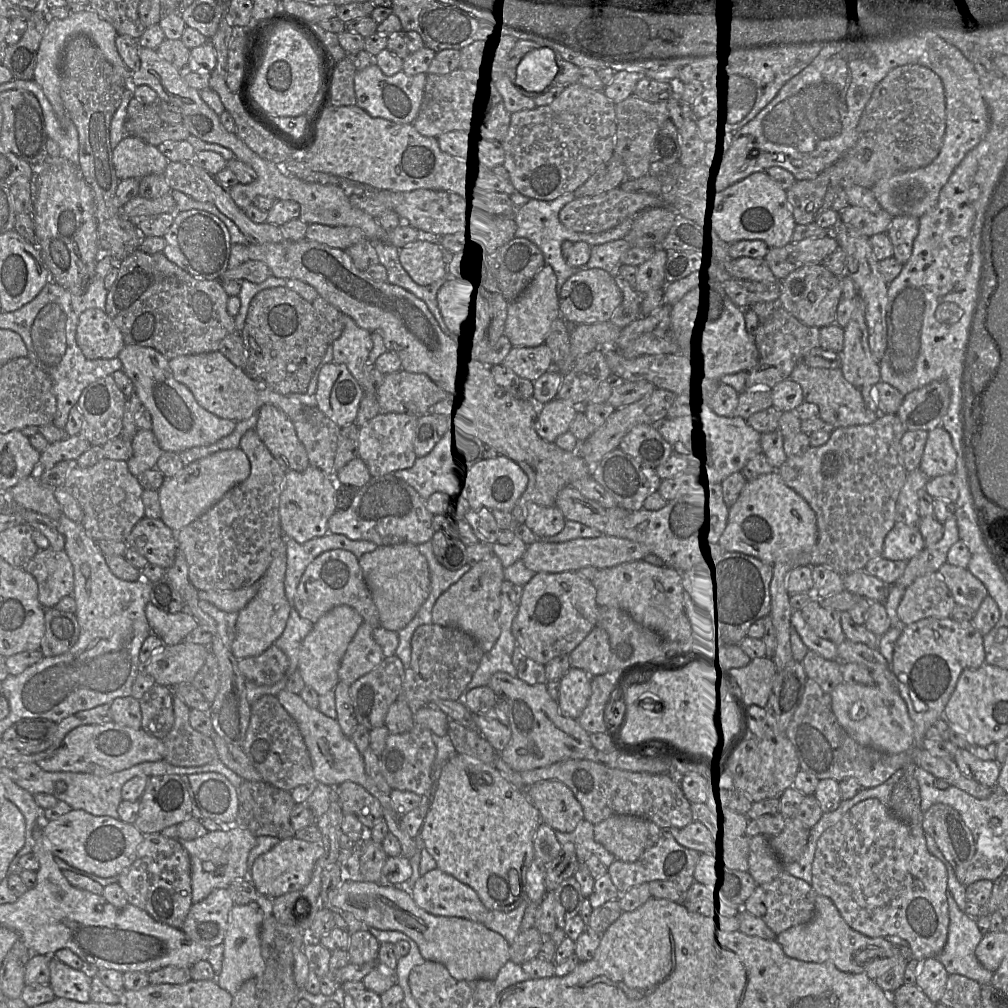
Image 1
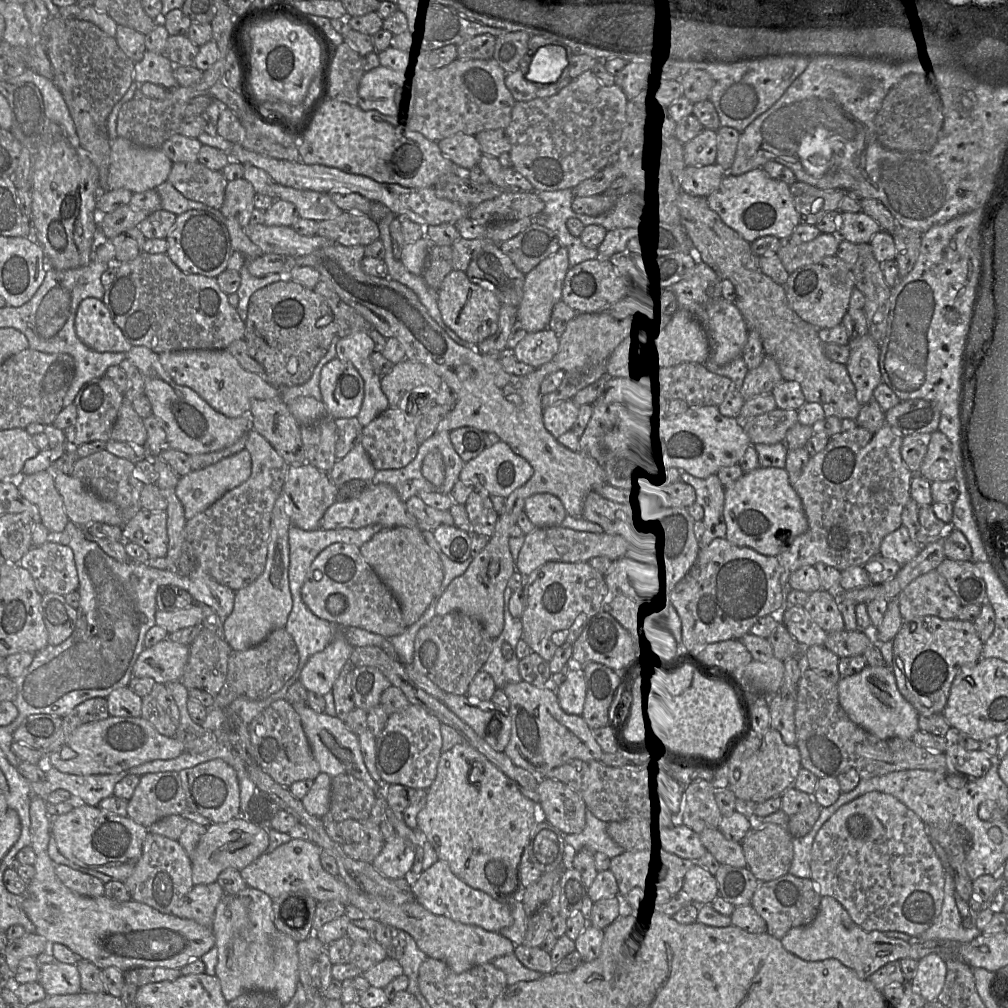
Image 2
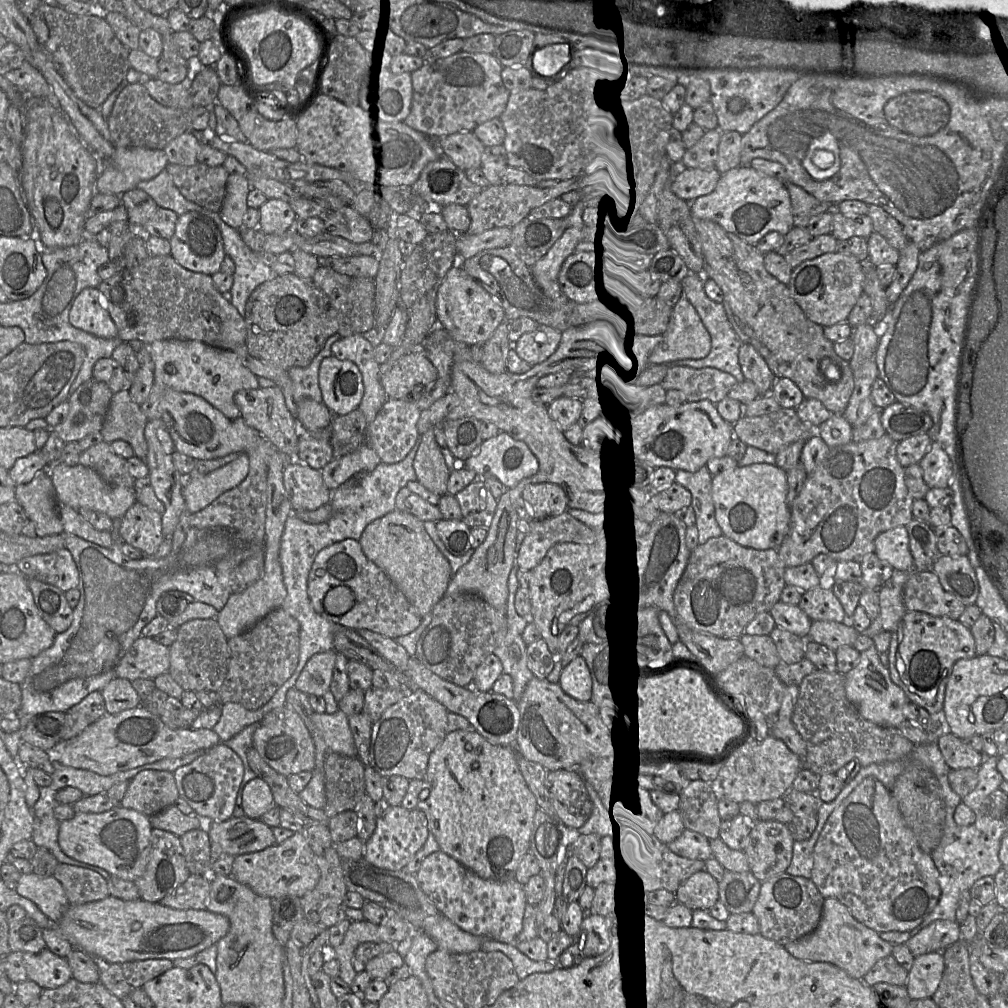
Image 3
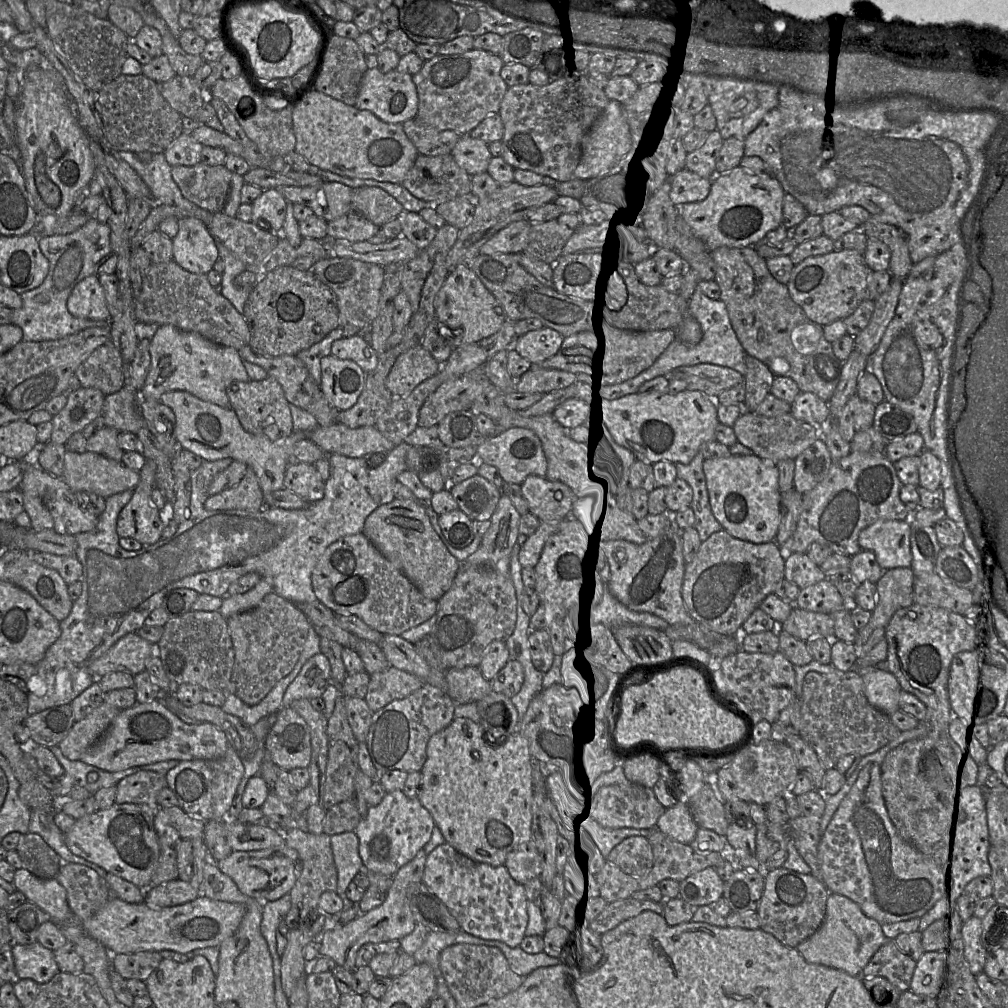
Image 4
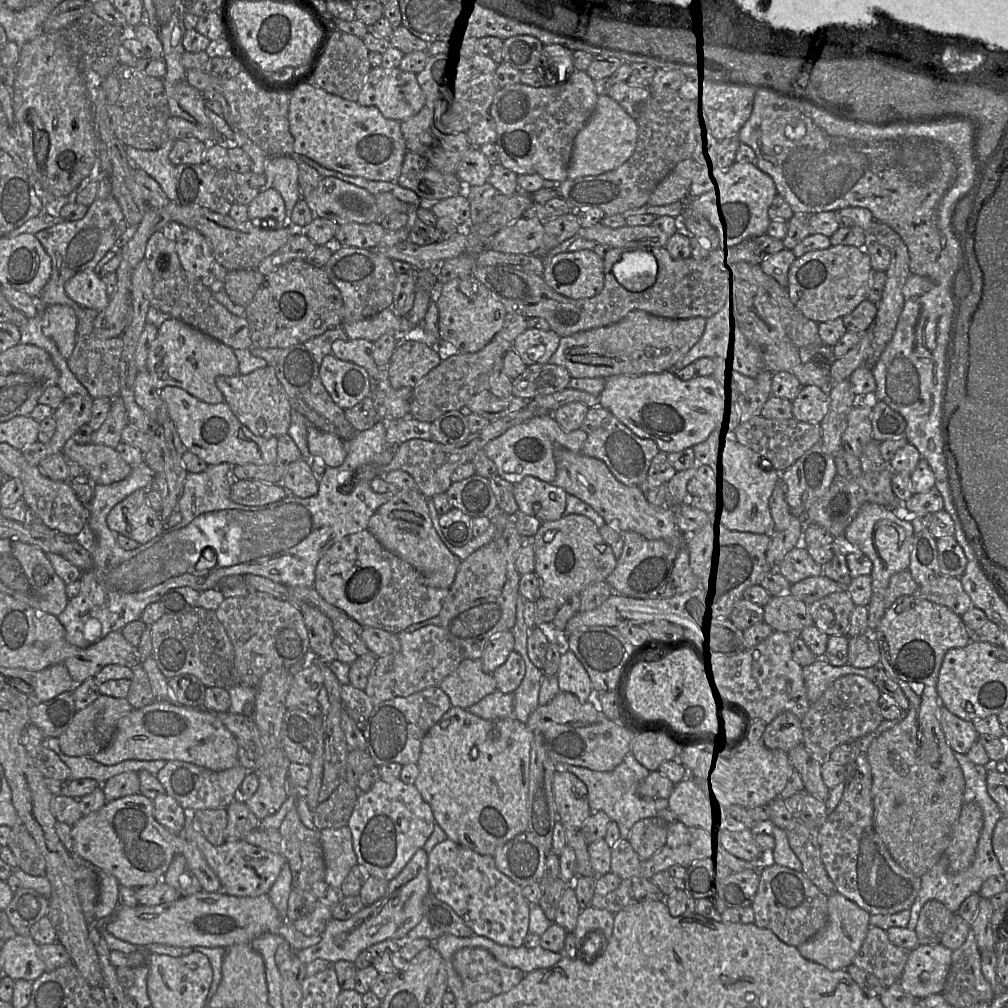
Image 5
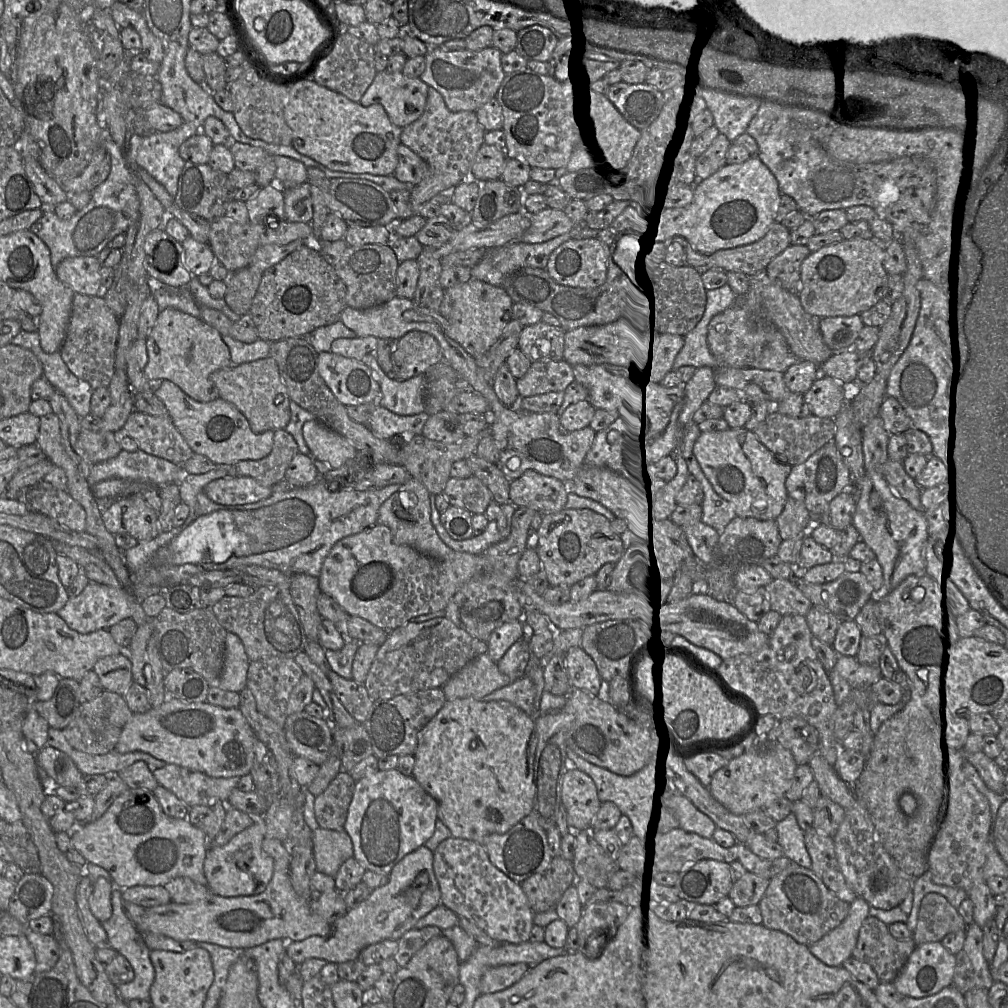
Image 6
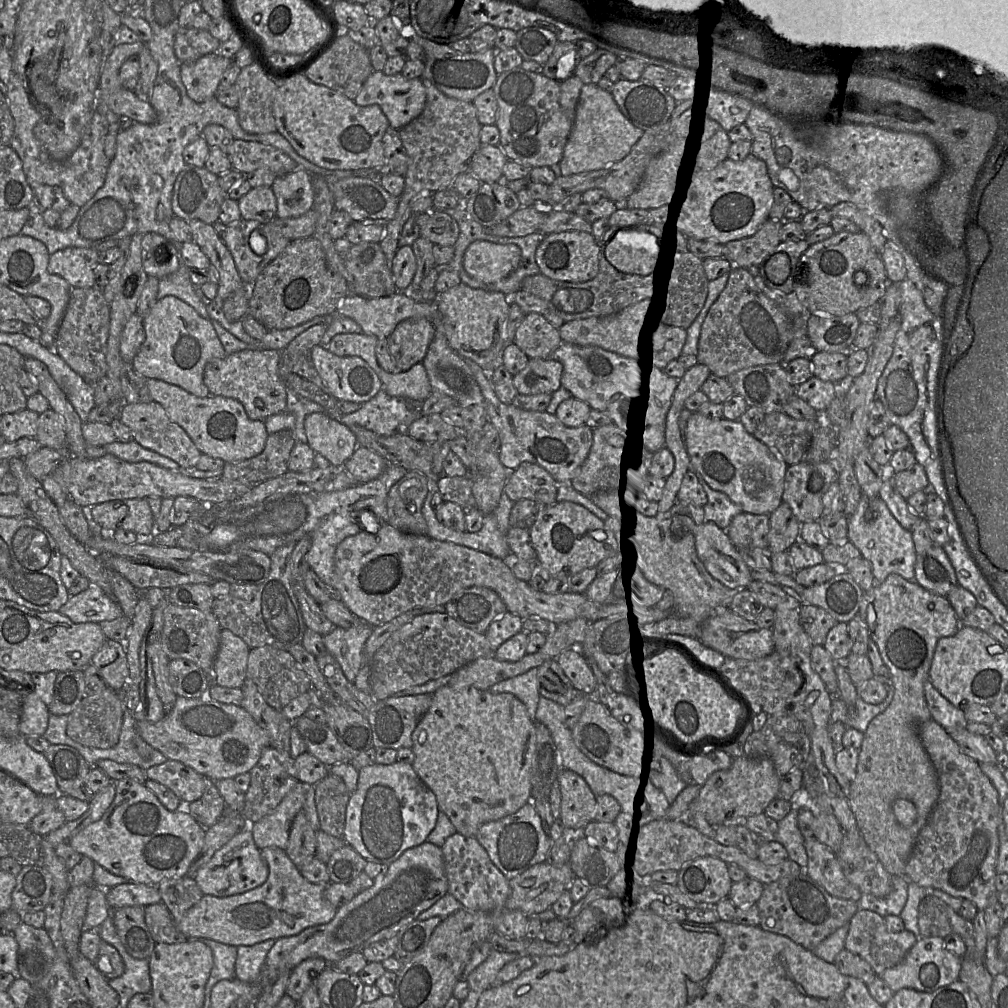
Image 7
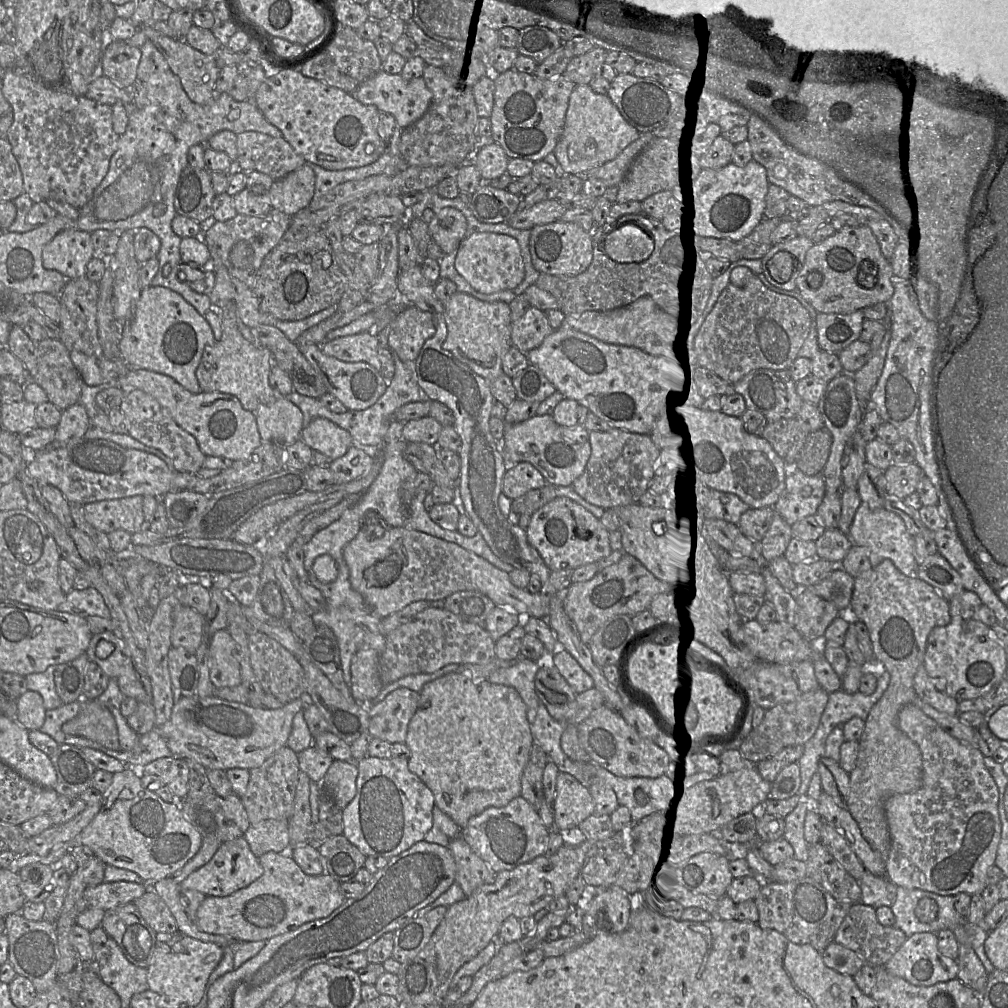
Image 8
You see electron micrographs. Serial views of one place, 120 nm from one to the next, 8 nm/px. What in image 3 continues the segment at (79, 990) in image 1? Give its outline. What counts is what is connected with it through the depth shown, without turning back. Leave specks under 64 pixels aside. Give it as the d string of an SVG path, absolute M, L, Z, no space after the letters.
M48 949L40 953L24 953L28 980L37 983L43 990L58 988L73 978L67 959Z

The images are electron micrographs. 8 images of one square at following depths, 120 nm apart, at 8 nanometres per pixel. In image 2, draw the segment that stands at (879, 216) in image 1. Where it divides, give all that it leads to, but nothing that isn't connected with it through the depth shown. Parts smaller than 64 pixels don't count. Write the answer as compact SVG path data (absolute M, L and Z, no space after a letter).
M861 211L836 214L836 234L840 240L846 240L854 244L869 244L876 233L883 231L875 220Z

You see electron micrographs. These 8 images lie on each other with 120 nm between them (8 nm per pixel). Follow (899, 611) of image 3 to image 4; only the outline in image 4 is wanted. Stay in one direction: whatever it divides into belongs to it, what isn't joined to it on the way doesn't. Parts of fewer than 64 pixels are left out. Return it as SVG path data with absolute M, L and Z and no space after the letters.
M898 567L884 571L876 583L877 597L869 622L858 630L854 643L861 647L877 628L885 628L893 614L914 603L914 572L911 567Z

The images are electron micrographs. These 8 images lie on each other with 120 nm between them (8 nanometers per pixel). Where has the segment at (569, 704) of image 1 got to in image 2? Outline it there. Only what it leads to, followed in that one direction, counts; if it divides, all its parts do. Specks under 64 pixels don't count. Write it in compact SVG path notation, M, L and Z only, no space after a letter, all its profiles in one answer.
M582 667L569 668L565 680L556 690L562 710L581 716L586 699L586 680Z

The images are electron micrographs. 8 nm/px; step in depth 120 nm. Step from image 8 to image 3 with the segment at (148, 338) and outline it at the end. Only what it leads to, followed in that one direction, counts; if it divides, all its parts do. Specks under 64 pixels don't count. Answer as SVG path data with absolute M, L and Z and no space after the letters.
M158 340L148 346L148 352L154 363L154 381L147 400L140 405L148 420L161 418L160 399L166 390L192 393L201 396L214 408L218 409L229 419L240 416L240 410L234 401L234 395L239 390L259 388L258 377L242 365L237 355L232 350L211 347L196 340Z

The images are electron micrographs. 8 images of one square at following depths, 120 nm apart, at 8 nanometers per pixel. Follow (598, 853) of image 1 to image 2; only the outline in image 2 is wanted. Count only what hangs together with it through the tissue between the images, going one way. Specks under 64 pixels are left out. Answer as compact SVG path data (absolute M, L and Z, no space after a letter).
M586 807L586 824L577 834L564 834L565 843L571 847L571 852L580 850L592 853L601 852L612 859L624 852L607 833L607 823L597 819Z

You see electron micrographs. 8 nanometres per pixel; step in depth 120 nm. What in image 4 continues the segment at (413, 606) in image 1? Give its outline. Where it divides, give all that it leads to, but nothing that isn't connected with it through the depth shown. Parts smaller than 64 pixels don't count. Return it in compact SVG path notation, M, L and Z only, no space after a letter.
M395 498L366 518L362 533L426 598L438 601L451 588L460 563L433 530L423 503Z

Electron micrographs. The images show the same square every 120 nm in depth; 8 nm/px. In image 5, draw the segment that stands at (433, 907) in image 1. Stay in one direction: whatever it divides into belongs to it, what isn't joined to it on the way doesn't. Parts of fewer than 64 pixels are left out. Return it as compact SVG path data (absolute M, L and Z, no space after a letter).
M447 838L428 854L427 876L430 892L452 907L475 935L501 945L523 945L529 932L530 903L522 893L523 887L497 868L493 856L480 855Z

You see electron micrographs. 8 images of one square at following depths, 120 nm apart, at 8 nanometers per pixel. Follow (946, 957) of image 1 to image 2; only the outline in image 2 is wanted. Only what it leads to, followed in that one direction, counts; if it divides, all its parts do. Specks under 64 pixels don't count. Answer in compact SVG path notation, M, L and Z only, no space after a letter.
M945 872L944 901L936 922L918 936L917 943L928 940L946 943L969 943L981 934L977 927L965 928L956 904L953 875Z

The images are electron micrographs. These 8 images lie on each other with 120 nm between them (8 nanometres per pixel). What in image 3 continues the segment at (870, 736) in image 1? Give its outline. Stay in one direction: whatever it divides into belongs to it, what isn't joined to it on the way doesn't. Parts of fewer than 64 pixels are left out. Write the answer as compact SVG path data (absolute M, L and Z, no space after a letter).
M874 645L860 653L857 664L845 674L846 697L866 720L884 727L898 728L906 720L905 706L909 700L892 681L889 669L882 664L879 654Z

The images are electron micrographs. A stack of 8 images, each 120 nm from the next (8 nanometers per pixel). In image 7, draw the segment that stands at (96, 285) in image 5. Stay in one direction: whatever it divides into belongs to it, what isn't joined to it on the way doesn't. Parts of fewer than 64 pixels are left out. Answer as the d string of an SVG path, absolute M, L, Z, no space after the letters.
M68 247L50 255L47 269L65 279L72 288L90 288L97 285L93 270L98 255L95 248Z

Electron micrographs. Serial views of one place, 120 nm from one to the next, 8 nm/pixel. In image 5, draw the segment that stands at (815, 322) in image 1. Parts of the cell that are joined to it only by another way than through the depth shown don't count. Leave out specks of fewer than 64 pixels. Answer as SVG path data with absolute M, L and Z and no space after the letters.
M849 245L830 246L810 251L795 260L789 270L787 290L793 304L807 318L817 323L829 322L843 319L868 299L873 272L865 249Z

